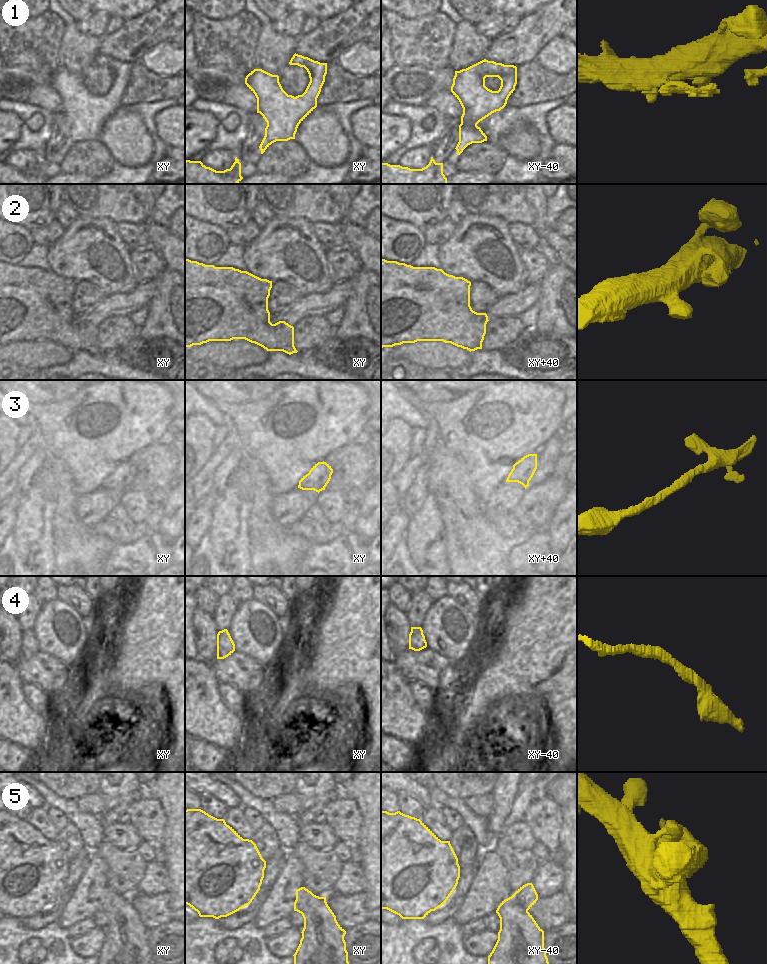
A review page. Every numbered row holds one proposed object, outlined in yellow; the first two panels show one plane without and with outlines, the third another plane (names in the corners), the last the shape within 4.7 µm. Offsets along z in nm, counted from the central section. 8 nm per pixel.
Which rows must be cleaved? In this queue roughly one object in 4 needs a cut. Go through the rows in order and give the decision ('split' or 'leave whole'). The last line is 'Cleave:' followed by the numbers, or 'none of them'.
1: leave whole
2: leave whole
3: leave whole
4: leave whole
5: split
Cleave: 5

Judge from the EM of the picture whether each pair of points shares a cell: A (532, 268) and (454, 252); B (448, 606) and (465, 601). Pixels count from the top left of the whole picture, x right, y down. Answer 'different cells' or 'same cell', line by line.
A: different cells
B: different cells

